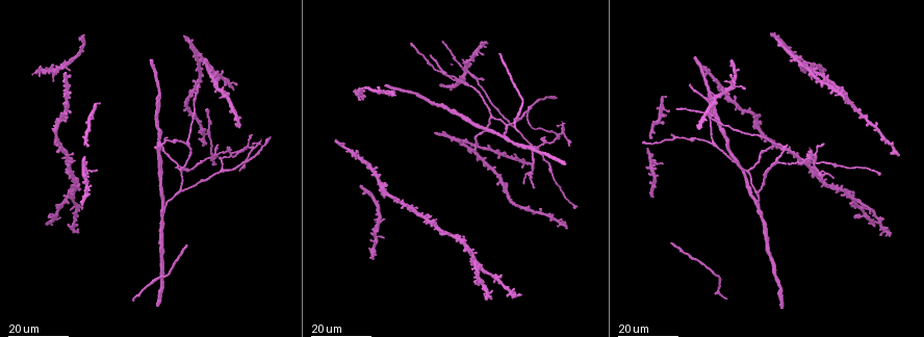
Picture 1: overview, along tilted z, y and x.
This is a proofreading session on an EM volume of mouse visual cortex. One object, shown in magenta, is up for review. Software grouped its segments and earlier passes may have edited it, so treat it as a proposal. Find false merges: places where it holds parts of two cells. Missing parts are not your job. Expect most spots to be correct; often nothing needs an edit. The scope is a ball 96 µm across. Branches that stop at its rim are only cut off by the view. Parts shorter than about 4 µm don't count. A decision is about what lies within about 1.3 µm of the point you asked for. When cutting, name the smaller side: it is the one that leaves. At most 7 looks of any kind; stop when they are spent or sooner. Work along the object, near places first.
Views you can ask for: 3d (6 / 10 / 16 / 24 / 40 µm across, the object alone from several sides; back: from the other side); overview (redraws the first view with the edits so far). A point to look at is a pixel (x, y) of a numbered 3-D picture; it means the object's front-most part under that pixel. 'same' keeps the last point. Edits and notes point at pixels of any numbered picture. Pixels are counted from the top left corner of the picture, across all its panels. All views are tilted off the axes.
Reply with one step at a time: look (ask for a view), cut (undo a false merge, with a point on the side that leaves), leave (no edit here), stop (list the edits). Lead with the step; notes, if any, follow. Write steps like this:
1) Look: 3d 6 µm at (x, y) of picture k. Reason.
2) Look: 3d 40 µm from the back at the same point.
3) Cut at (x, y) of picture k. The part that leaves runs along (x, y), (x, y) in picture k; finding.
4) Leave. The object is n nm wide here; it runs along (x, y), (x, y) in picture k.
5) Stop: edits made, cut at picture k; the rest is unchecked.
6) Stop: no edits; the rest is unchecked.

Look: 3d 16 µm at (460, 144) of picture 1. Looks like a crossing.

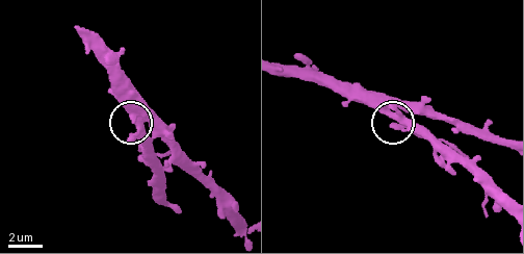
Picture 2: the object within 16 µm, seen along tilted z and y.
Look: 3d 10 µm at (137, 127) of picture 2. Zoom in.

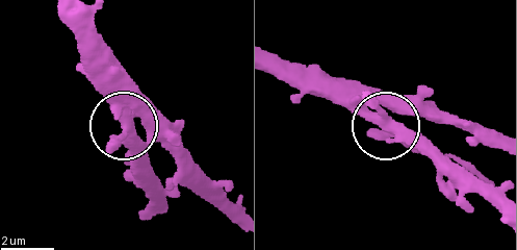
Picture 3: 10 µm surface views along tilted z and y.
Look: 3d 10 µm from the back at (125, 124) of picture 3. From behind.

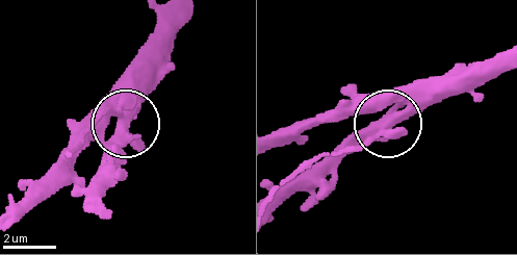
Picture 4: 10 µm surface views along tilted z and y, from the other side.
Leave. The side arm is 10 µm long; it runs along (282, 198), (455, 71) in picture 4; one cell here.

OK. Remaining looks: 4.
Look: 3d 24 µm at (558, 134) of picture 1. Four-way junction.

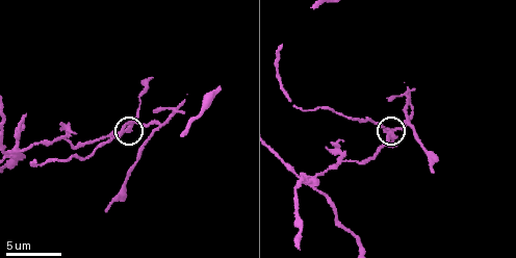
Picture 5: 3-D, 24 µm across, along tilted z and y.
Look: 3d 6 µm at (394, 135) of picture 5.

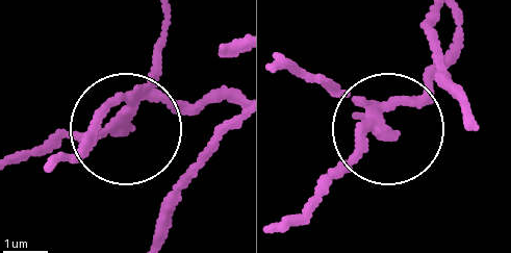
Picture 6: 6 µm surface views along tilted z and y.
Cut at (208, 96) of picture 6. 4 arms meet here; the part that leaves runs along (375, 111), (366, 144), (320, 176), (297, 216) in picture 6; a second cell is stuck on.

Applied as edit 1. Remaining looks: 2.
Stop: edits made, cut at picture 6; the rest is unchecked.

